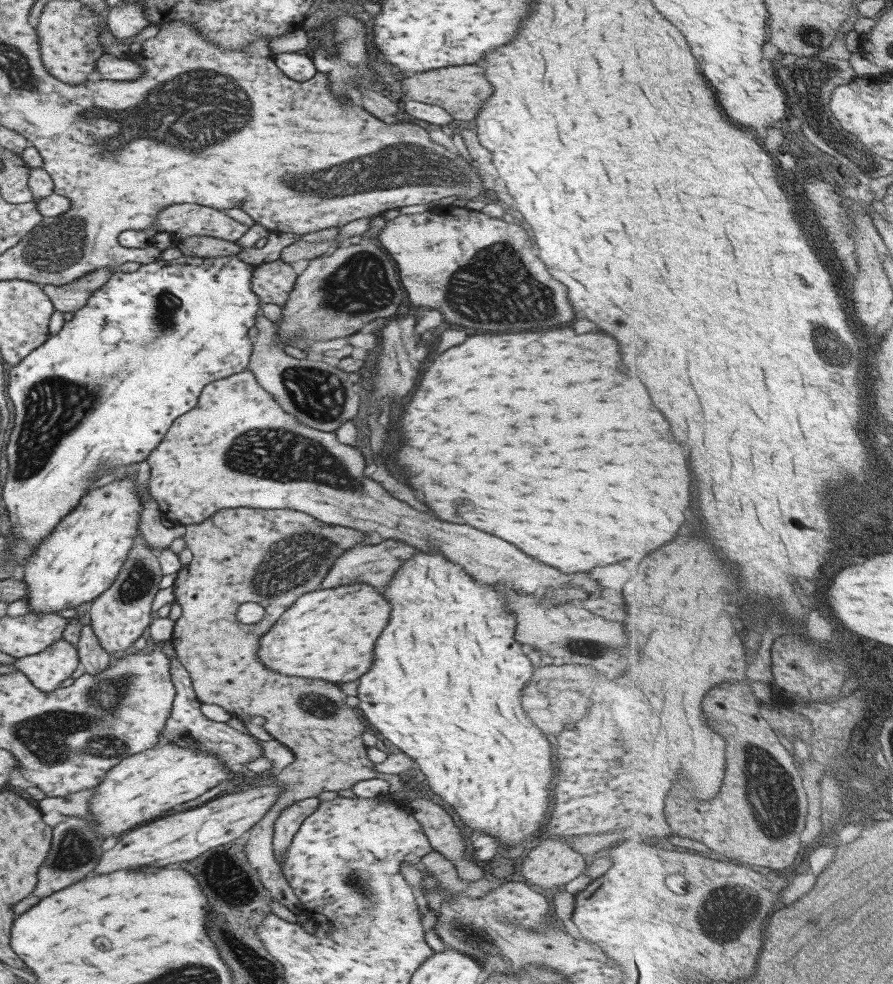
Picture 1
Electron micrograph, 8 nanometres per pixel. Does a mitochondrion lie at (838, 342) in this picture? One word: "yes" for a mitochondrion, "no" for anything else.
yes

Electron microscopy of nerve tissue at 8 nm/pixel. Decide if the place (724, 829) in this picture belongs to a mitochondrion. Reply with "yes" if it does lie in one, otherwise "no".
no

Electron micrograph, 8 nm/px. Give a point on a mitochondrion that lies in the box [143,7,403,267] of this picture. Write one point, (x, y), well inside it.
(342, 46)

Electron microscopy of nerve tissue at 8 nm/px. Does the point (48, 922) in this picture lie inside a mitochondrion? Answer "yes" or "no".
no

